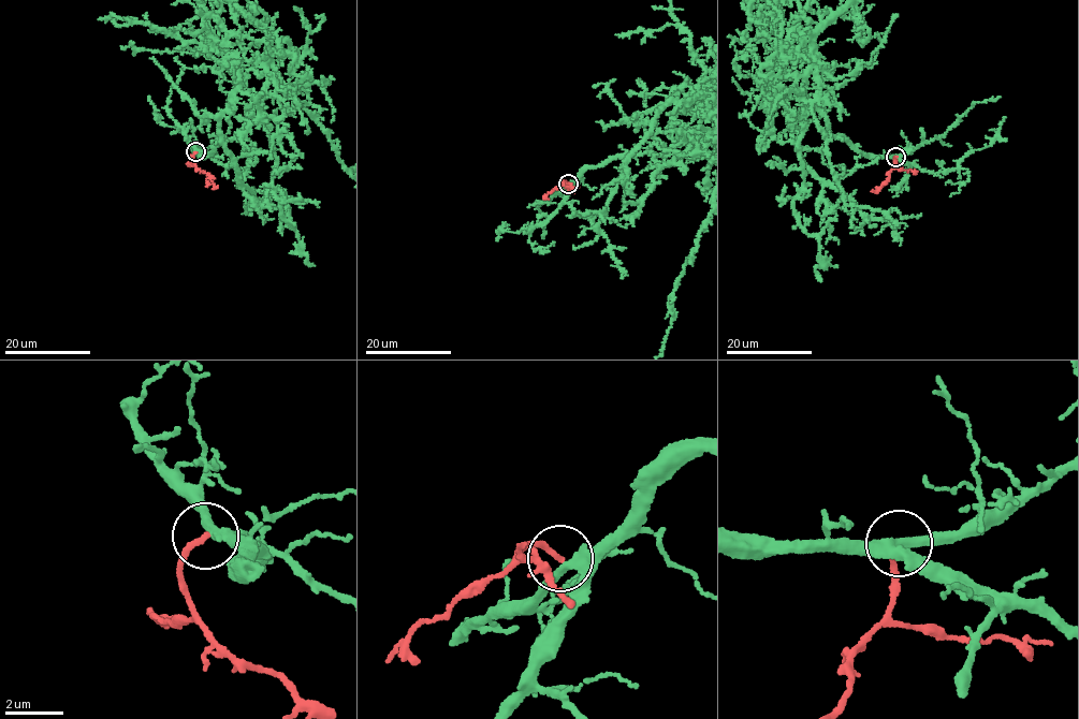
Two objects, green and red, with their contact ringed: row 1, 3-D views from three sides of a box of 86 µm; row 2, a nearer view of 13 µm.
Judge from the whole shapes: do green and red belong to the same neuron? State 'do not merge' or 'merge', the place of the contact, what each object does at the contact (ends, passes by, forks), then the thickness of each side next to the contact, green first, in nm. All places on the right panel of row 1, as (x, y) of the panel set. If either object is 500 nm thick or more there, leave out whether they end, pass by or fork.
merge | (895, 157) | green forks | red ends | 280/200 nm

